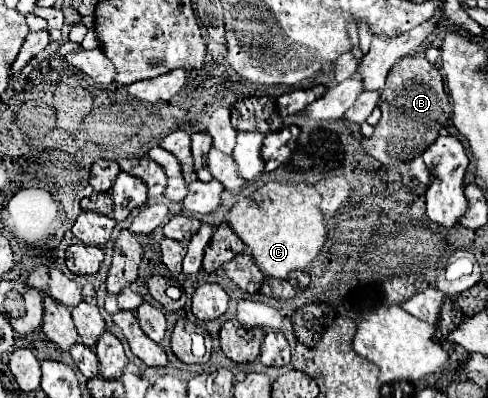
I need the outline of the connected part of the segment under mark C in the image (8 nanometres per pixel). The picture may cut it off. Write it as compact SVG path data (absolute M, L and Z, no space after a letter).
M266 183L260 189L256 189L254 193L250 193L248 197L242 197L240 201L236 201L230 207L230 211L228 211L228 225L246 243L250 255L254 257L254 263L258 265L258 269L266 277L286 279L288 273L292 273L296 269L308 271L310 263L314 261L314 257L324 247L324 241L326 241L326 221L324 221L320 209L318 209L318 205L320 205L320 195L316 193L314 187L308 187L304 183L298 183L298 185Z

